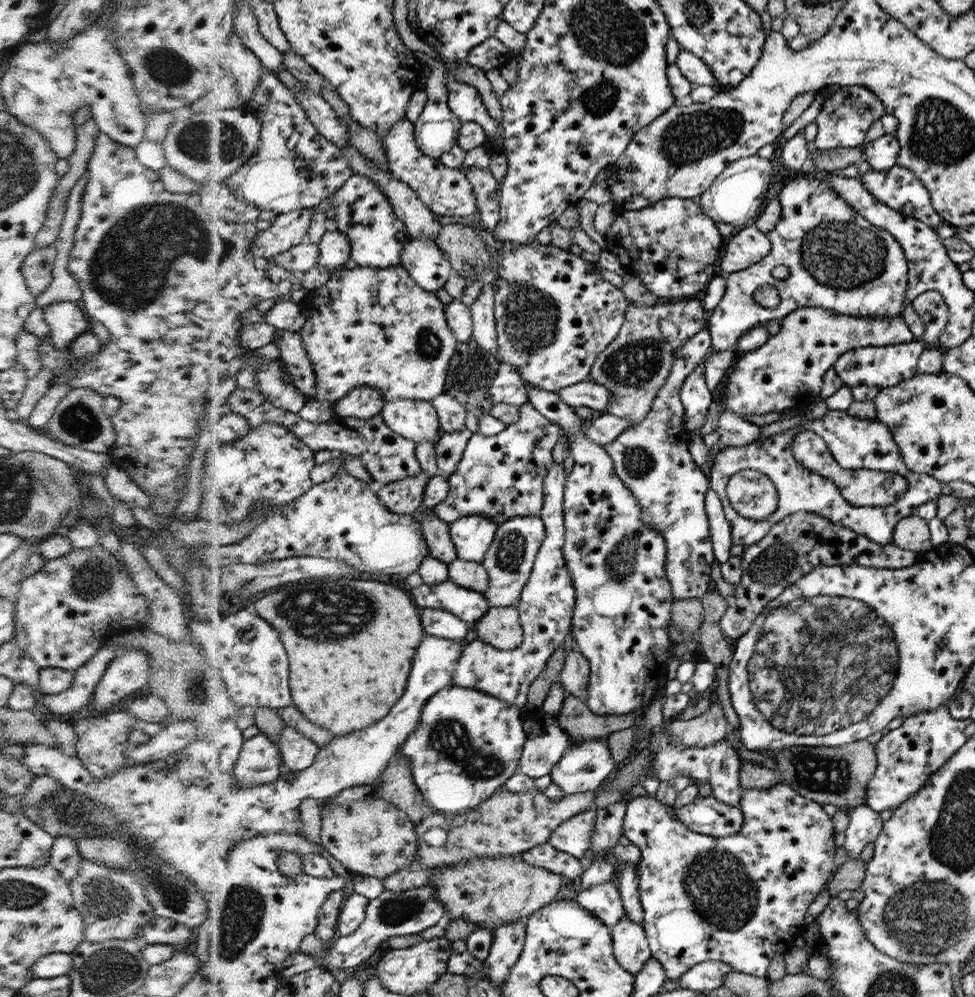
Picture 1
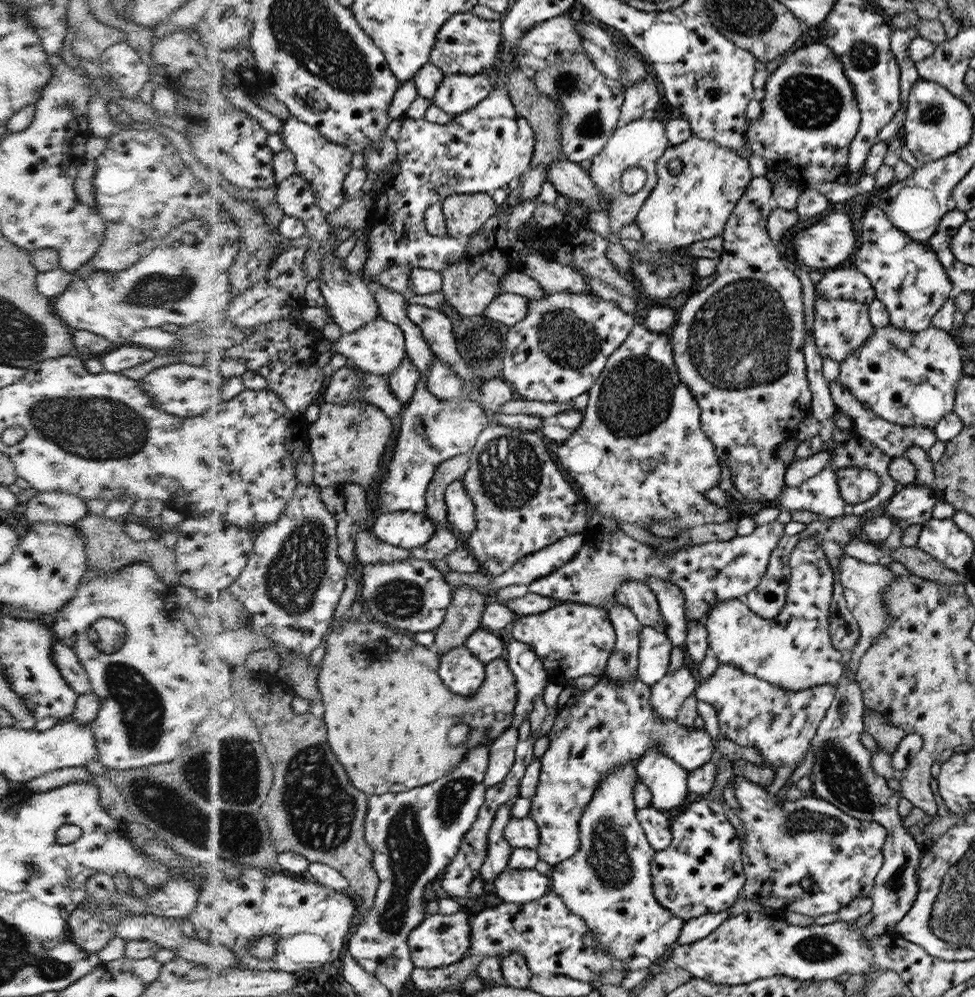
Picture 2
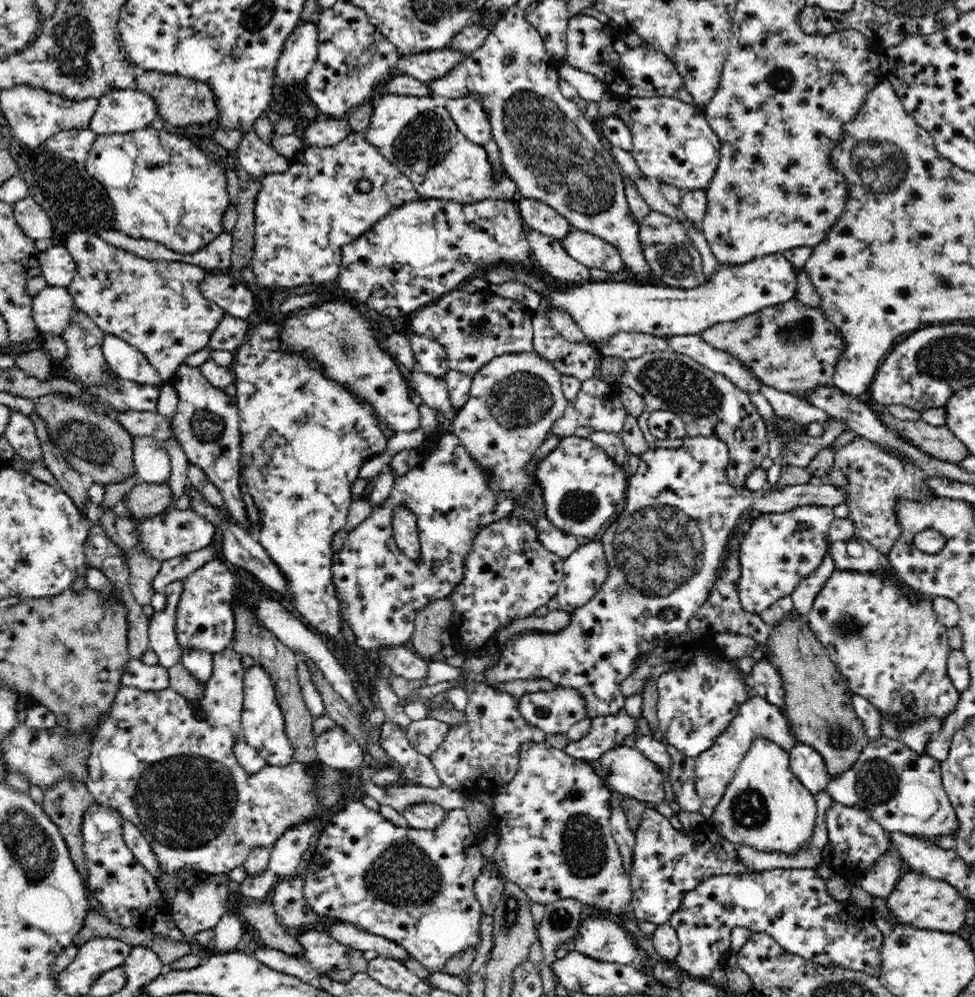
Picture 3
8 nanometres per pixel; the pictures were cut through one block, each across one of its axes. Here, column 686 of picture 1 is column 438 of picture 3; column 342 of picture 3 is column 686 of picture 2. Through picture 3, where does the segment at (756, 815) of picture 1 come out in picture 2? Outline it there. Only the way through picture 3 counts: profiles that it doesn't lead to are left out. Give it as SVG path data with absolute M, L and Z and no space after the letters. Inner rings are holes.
M710 797L696 798L687 802L671 820L672 842L668 848L658 851L658 862L654 862L654 886L658 890L658 902L678 918L690 920L708 913L718 914L730 908L741 890L745 888L745 872L741 845L732 823L728 821L723 806Z

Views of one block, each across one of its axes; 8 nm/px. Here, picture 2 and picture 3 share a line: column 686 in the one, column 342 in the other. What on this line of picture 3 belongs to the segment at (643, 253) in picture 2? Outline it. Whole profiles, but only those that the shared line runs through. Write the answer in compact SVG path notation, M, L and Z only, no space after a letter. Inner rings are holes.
M352 130L347 135L336 146L304 147L284 172L261 177L261 187L255 202L254 252L250 264L258 286L299 287L337 280L342 246L371 230L379 219L395 210L396 206L422 197L414 188L414 183L383 158L362 134ZM360 180L370 182L368 192L362 192L358 188Z

